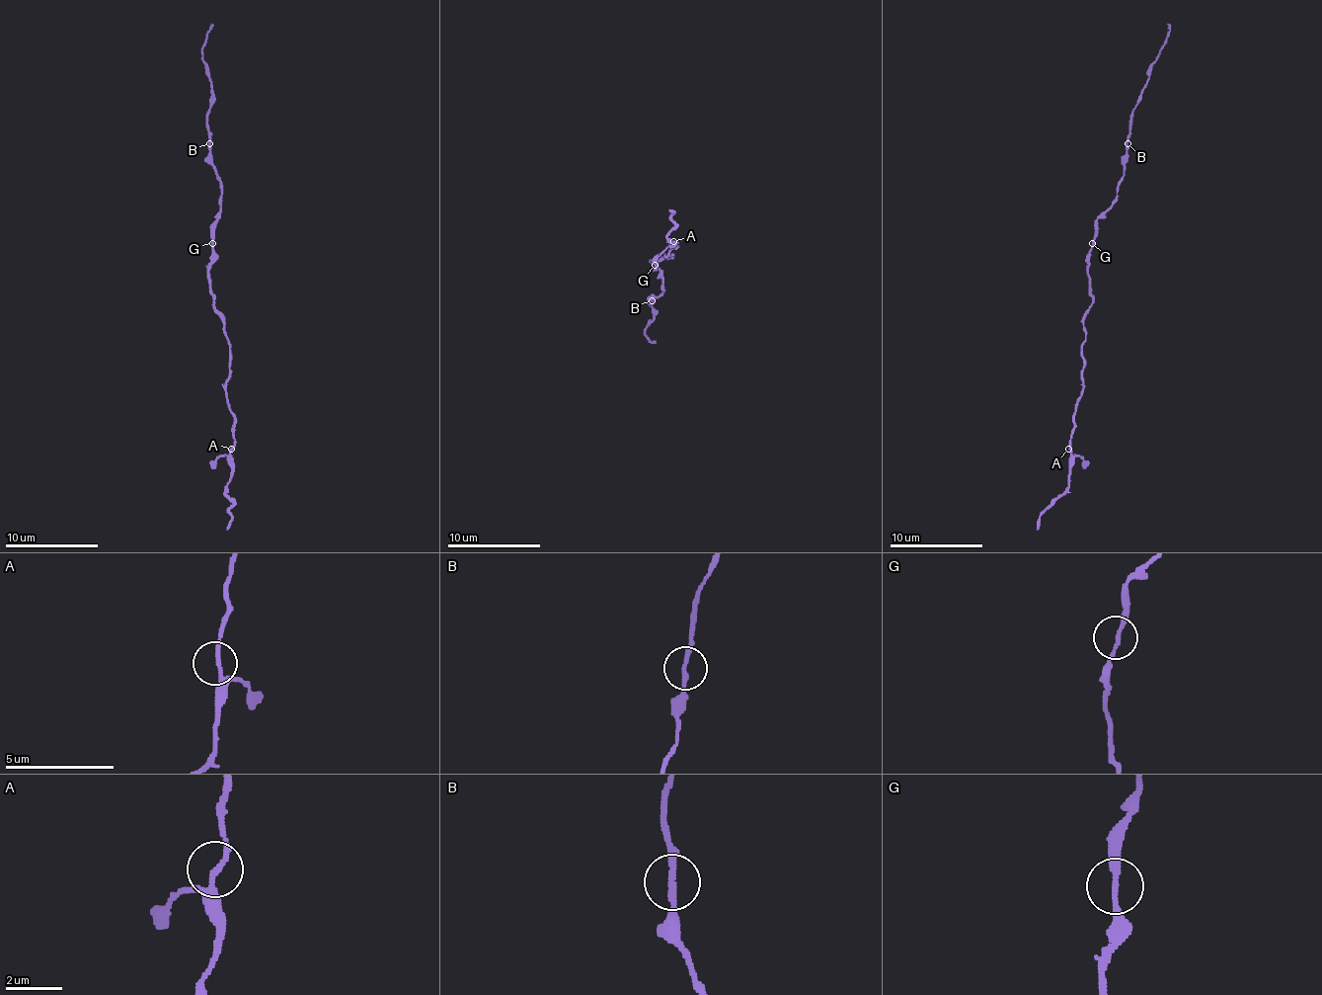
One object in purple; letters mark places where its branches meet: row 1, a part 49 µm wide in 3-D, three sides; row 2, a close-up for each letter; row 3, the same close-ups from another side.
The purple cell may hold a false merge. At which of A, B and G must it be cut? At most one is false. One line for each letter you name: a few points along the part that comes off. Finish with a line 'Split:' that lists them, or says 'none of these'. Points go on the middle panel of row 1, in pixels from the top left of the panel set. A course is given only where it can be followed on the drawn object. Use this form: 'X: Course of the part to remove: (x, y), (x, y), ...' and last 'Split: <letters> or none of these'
Split: none of these

